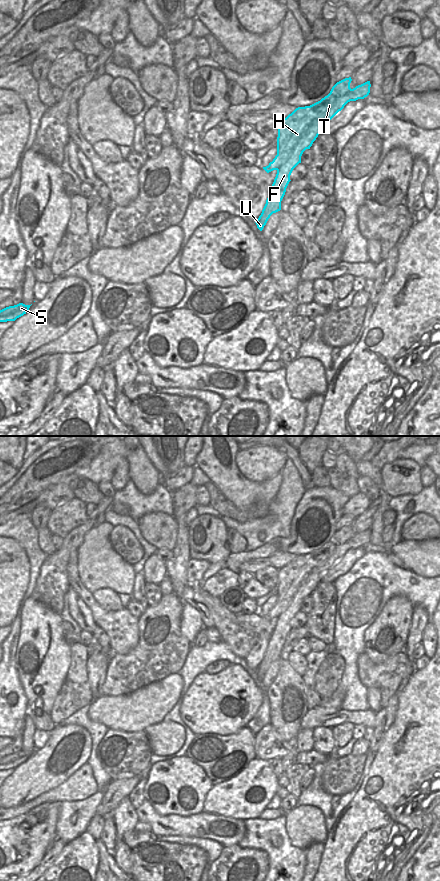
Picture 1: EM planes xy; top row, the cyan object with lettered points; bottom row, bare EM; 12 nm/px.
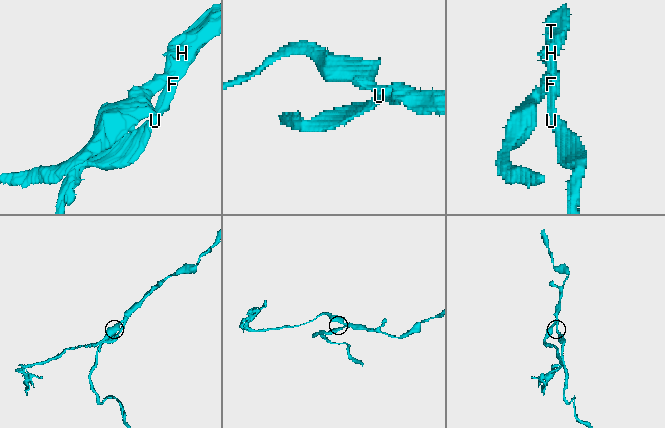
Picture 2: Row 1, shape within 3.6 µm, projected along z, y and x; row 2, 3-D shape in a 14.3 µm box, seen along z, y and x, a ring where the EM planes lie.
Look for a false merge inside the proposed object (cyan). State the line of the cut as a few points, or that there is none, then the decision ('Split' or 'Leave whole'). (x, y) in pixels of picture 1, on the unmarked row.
Split along xy (278, 588), (283, 592), (289, 602), (289, 606), (277, 618). Split

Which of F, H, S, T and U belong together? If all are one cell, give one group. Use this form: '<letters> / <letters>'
F H T U / S

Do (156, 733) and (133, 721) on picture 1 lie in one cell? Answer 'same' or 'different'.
different

